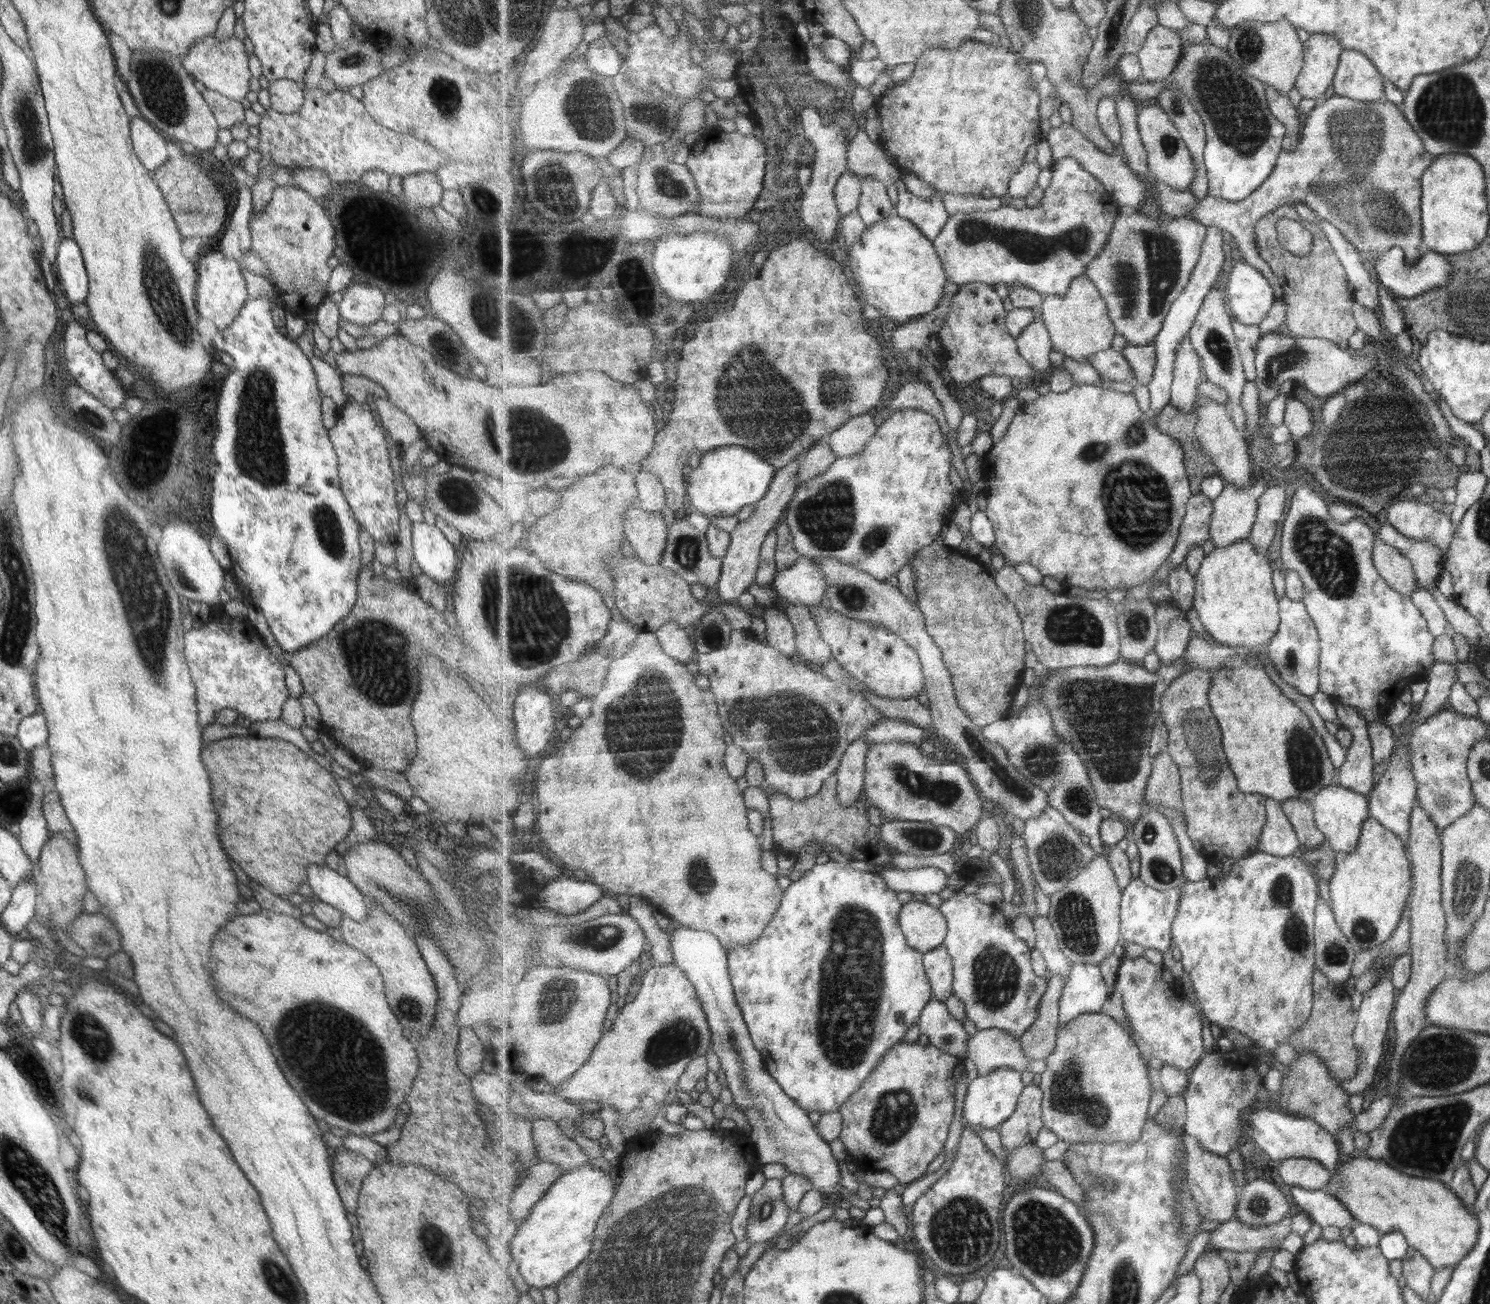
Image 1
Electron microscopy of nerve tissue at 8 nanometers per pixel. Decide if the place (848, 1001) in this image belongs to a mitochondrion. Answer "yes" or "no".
yes

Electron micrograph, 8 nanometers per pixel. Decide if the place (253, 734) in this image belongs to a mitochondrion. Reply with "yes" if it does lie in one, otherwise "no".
no

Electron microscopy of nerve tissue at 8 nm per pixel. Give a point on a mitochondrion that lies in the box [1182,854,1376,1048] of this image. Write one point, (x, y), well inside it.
(1294, 936)

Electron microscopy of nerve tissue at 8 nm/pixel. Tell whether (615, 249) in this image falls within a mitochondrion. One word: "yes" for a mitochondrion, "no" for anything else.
no

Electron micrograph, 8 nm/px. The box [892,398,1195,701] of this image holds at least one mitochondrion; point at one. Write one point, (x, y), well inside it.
(1133, 496)

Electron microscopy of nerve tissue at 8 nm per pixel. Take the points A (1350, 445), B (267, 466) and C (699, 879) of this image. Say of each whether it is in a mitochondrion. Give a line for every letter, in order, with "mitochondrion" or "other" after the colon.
A: mitochondrion
B: mitochondrion
C: mitochondrion

